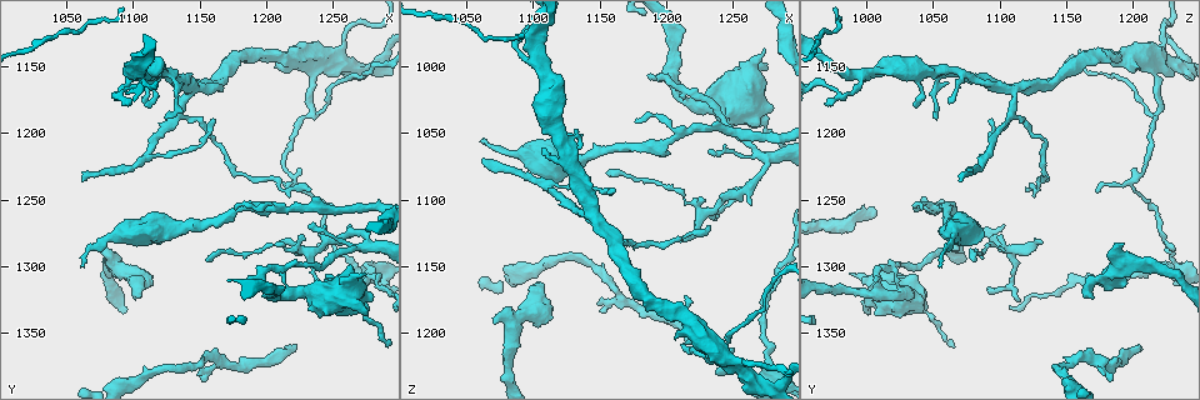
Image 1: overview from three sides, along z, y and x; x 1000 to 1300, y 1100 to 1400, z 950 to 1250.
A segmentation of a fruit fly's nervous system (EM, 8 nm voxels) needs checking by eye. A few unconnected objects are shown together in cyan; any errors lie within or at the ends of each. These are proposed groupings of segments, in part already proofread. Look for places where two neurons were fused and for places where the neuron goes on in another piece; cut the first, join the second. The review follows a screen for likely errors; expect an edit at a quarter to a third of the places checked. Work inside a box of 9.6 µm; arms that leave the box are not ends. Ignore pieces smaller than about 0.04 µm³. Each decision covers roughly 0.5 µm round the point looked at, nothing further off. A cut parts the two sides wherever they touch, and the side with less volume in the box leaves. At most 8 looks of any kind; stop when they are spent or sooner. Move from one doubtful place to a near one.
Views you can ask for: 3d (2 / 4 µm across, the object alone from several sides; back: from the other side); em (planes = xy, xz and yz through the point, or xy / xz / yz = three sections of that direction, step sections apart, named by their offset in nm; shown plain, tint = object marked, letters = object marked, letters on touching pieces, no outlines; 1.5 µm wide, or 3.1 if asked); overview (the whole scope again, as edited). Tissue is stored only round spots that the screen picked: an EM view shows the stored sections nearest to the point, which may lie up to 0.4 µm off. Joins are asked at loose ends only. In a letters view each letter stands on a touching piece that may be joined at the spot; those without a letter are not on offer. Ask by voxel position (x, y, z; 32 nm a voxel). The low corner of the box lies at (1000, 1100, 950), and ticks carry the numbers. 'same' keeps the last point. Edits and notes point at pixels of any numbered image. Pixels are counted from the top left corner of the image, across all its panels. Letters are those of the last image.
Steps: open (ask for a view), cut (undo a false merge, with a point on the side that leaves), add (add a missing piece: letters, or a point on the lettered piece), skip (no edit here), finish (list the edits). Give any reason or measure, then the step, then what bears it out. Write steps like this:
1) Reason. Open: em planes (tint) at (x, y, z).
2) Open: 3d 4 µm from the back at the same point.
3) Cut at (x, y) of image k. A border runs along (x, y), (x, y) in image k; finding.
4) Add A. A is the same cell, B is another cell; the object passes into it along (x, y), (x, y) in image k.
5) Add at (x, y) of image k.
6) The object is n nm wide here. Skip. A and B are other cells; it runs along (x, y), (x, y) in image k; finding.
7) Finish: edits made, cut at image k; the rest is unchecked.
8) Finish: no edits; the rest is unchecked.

Free end. Open: 3d 4 µm at (1222, 1362, 1206).

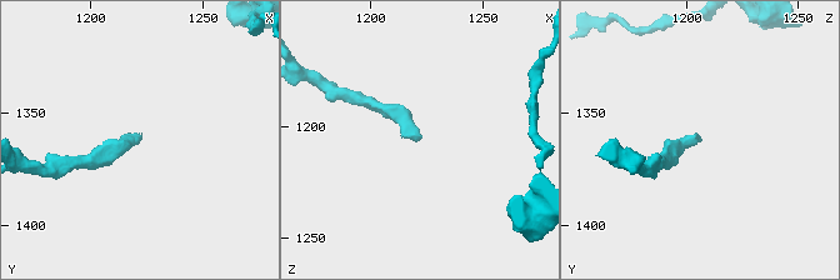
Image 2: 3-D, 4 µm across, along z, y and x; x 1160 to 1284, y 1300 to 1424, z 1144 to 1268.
Shape alone is not enough. Open: em planes (letters) at (1223, 1361, 1206).

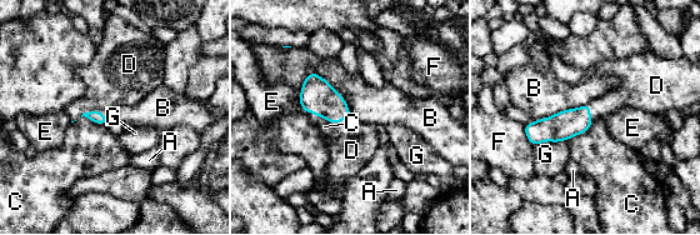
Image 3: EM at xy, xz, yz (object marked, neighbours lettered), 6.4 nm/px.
Add D. D is the same cell, A, B, C, E, F and G are other cells; the object passes into it along (96, 116), (94, 110), (114, 78) in image 3; the neuron continues.

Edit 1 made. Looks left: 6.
An open end. Open: em planes (letters) at (1104, 1326, 1168).

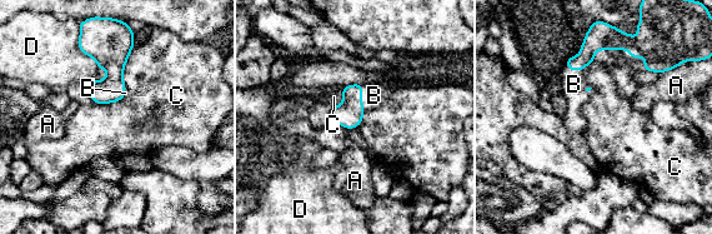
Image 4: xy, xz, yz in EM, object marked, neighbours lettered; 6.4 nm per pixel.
The object is 140 nm wide here. Add B. B is the same cell, A, C and D are other cells; the object passes into it along (349, 114), (361, 100), (374, 95) in image 4; the neuron continues.

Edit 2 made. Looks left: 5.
See it whole again. Open: overview.

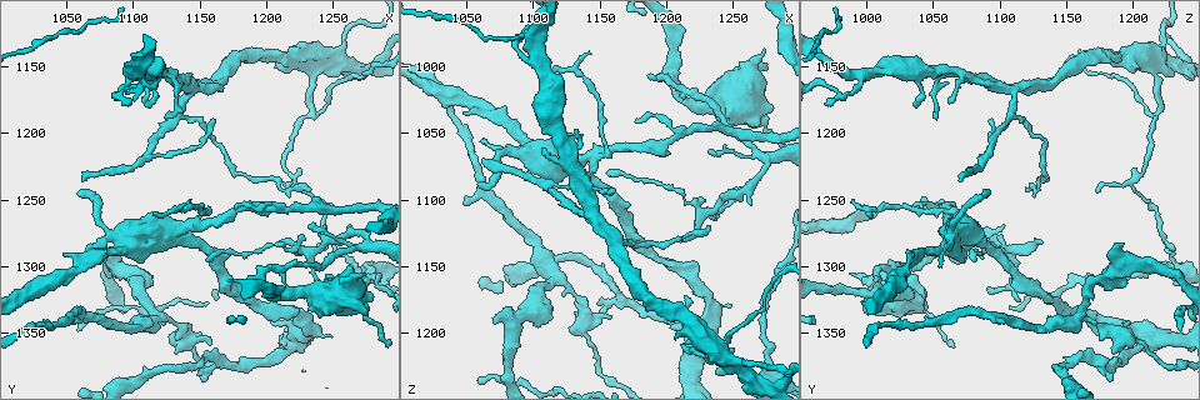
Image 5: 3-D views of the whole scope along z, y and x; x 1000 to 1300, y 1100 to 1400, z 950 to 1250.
Branch stops here. Open: 3d 2 µm at (1150, 1384, 1184).

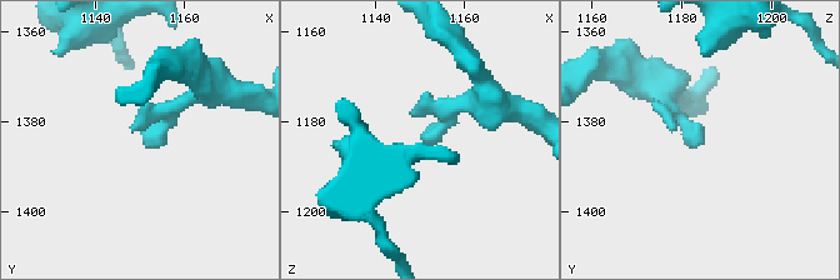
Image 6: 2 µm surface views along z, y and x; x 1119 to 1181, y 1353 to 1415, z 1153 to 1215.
Open: em planes (letters) at (1150, 1385, 1183).

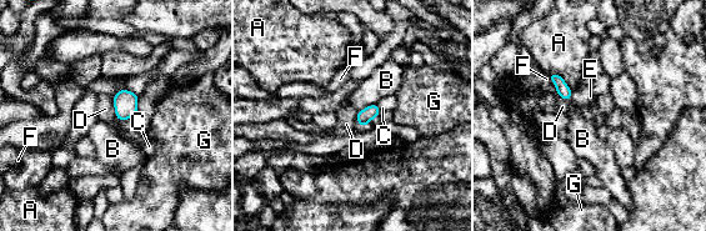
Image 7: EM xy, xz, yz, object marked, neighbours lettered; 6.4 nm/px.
Skip. A, B, C, D, E, F and G are other cells; a border runs along (113, 98), (118, 120) in image 7; none of them fits.

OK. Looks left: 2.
Finish: edits made, add at image 3, add at image 4; the rest is unchecked.

